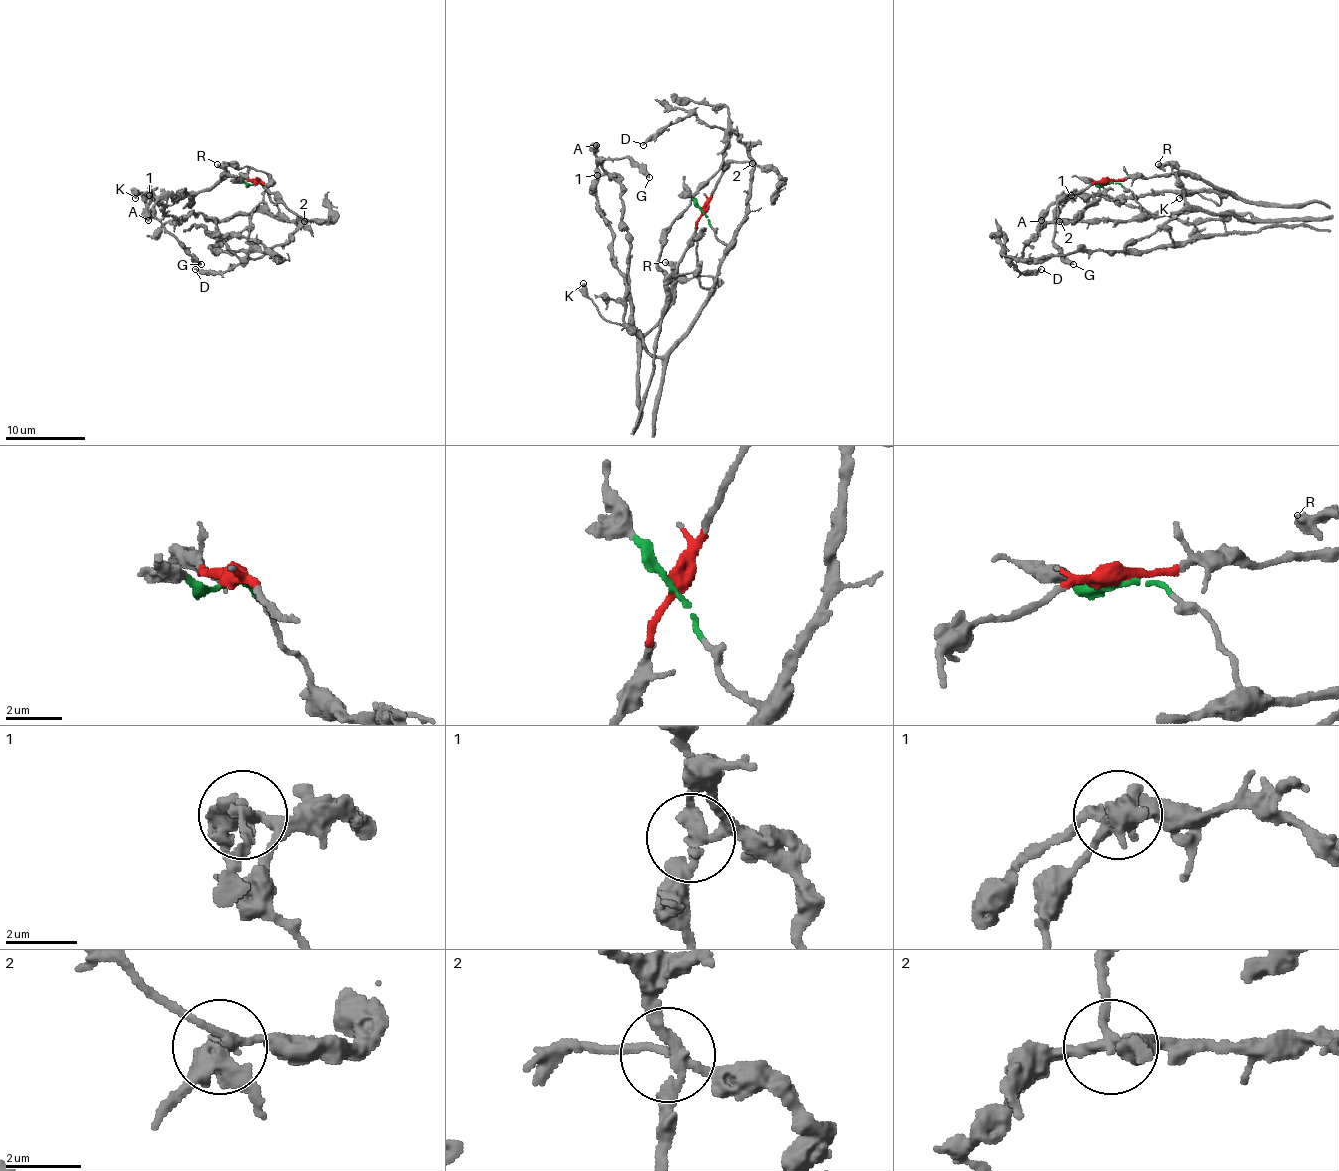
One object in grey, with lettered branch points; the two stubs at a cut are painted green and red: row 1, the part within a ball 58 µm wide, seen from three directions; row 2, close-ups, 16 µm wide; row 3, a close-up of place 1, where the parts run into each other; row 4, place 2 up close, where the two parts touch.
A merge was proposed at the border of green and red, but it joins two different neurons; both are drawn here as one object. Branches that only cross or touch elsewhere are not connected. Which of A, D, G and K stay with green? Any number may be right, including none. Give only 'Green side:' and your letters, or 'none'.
Green side: A, D

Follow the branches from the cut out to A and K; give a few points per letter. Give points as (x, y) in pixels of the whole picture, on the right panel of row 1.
A: (1108, 183), (1123, 185), (1141, 211), (1155, 215), (1252, 217), (1177, 221), (1102, 193), (1062, 195), (1040, 221)
K: (1108, 183), (1135, 177), (1199, 175), (1229, 193), (1219, 205), (1197, 193), (1183, 193), (1179, 197)

